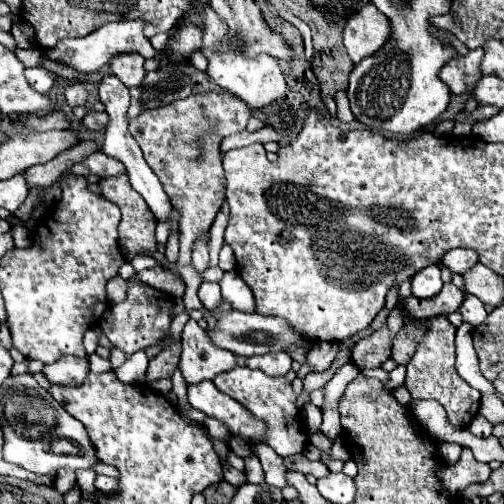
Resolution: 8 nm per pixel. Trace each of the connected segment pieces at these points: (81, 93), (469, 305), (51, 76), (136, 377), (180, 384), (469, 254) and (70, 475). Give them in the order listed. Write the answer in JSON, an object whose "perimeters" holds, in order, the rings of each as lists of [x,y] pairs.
{"perimeters":[[[[74,84],[74,86],[68,86],[66,88],[66,102],[70,108],[76,108],[76,106],[84,106],[86,102],[86,96],[88,96],[88,90],[84,84]]],[[[466,294],[466,300],[458,308],[458,312],[462,314],[464,322],[468,322],[472,326],[480,326],[482,320],[486,320],[486,316],[488,316],[484,310],[484,304],[476,296],[470,296],[470,294]]],[[[30,68],[30,70],[26,70],[26,78],[30,80],[30,86],[36,88],[38,92],[48,92],[58,76],[44,68]]],[[[144,350],[134,352],[132,356],[128,356],[126,364],[122,364],[120,368],[116,368],[116,376],[122,382],[132,382],[132,384],[142,384],[144,382],[144,374],[148,368],[148,356]]],[[[177,368],[174,371],[170,379],[172,381],[172,391],[176,394],[179,401],[178,404],[180,409],[179,410],[180,415],[184,418],[185,421],[196,424],[194,421],[188,418],[186,410],[184,410],[186,404],[188,403],[187,385],[179,368]]],[[[454,248],[454,250],[446,252],[444,260],[442,260],[442,264],[448,266],[454,274],[462,274],[462,272],[470,270],[476,262],[478,262],[478,252],[474,252],[470,248]]],[[[60,470],[60,476],[58,476],[54,488],[58,488],[62,494],[68,494],[72,490],[74,482],[76,482],[76,476],[72,470]]]]}

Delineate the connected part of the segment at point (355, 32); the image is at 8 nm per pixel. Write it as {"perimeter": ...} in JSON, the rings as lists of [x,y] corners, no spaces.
{"perimeter":[[[374,4],[360,8],[344,28],[344,46],[354,64],[374,56],[390,42],[390,38],[392,24]]]}

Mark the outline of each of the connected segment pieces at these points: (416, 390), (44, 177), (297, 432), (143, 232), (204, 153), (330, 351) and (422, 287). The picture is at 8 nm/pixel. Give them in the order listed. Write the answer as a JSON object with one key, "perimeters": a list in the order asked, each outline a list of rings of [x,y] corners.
{"perimeters":[[[[436,316],[426,320],[426,330],[422,340],[418,342],[416,354],[406,365],[406,378],[404,385],[408,388],[412,400],[436,400],[444,406],[448,414],[448,422],[454,428],[470,426],[472,418],[478,414],[480,408],[480,392],[468,386],[456,372],[455,333],[456,328],[445,316]]],[[[80,142],[80,144],[64,150],[62,154],[58,154],[50,162],[28,168],[24,172],[24,176],[28,180],[28,186],[40,186],[40,188],[52,186],[54,180],[58,176],[62,176],[64,170],[68,170],[72,164],[80,162],[82,156],[86,156],[86,152],[96,152],[96,150],[100,150],[100,146],[96,142]]],[[[234,368],[230,372],[224,372],[222,376],[216,376],[212,382],[220,392],[232,396],[242,406],[246,406],[250,412],[254,412],[254,416],[258,416],[260,420],[266,420],[266,424],[270,424],[270,440],[266,440],[266,444],[270,444],[282,458],[304,450],[308,438],[306,438],[306,432],[302,430],[300,414],[296,410],[296,394],[292,392],[292,386],[286,382],[284,376],[270,378],[262,370]]],[[[118,174],[118,176],[110,176],[110,178],[102,178],[98,184],[102,188],[102,196],[106,200],[114,202],[120,208],[120,212],[122,212],[122,220],[120,220],[120,226],[118,226],[118,234],[120,234],[120,246],[128,254],[126,258],[132,260],[138,254],[156,252],[156,234],[154,234],[156,220],[154,220],[154,214],[150,212],[150,208],[142,200],[142,196],[130,186],[128,176]]],[[[224,90],[220,94],[216,94],[216,92],[194,94],[186,100],[176,100],[174,104],[154,108],[154,112],[142,112],[134,120],[130,120],[130,134],[134,136],[134,140],[142,148],[146,164],[160,178],[160,182],[164,184],[164,192],[170,196],[170,202],[174,204],[174,208],[180,212],[180,256],[178,256],[176,268],[178,268],[178,272],[186,284],[186,292],[182,298],[186,310],[204,308],[198,298],[198,286],[202,280],[198,280],[198,276],[194,276],[194,272],[190,272],[190,256],[192,256],[196,240],[206,236],[206,232],[210,230],[210,226],[214,222],[216,212],[220,210],[220,206],[224,202],[226,178],[224,178],[224,168],[222,168],[220,142],[224,136],[230,136],[234,132],[244,130],[248,118],[250,118],[250,108],[240,98],[236,98],[234,94]]],[[[322,342],[315,344],[308,355],[305,365],[297,372],[297,377],[303,379],[309,372],[323,372],[330,367],[335,359],[339,346],[337,343]]],[[[426,266],[422,272],[416,272],[412,276],[412,294],[416,298],[430,298],[436,296],[442,290],[444,282],[440,278],[440,268],[438,266]]]]}

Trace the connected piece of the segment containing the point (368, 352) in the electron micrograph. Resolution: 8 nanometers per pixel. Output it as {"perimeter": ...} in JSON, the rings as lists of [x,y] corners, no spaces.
{"perimeter":[[[383,326],[376,330],[370,338],[360,340],[352,350],[352,362],[358,368],[378,368],[390,356],[390,348],[394,338],[390,336],[388,328]]]}

